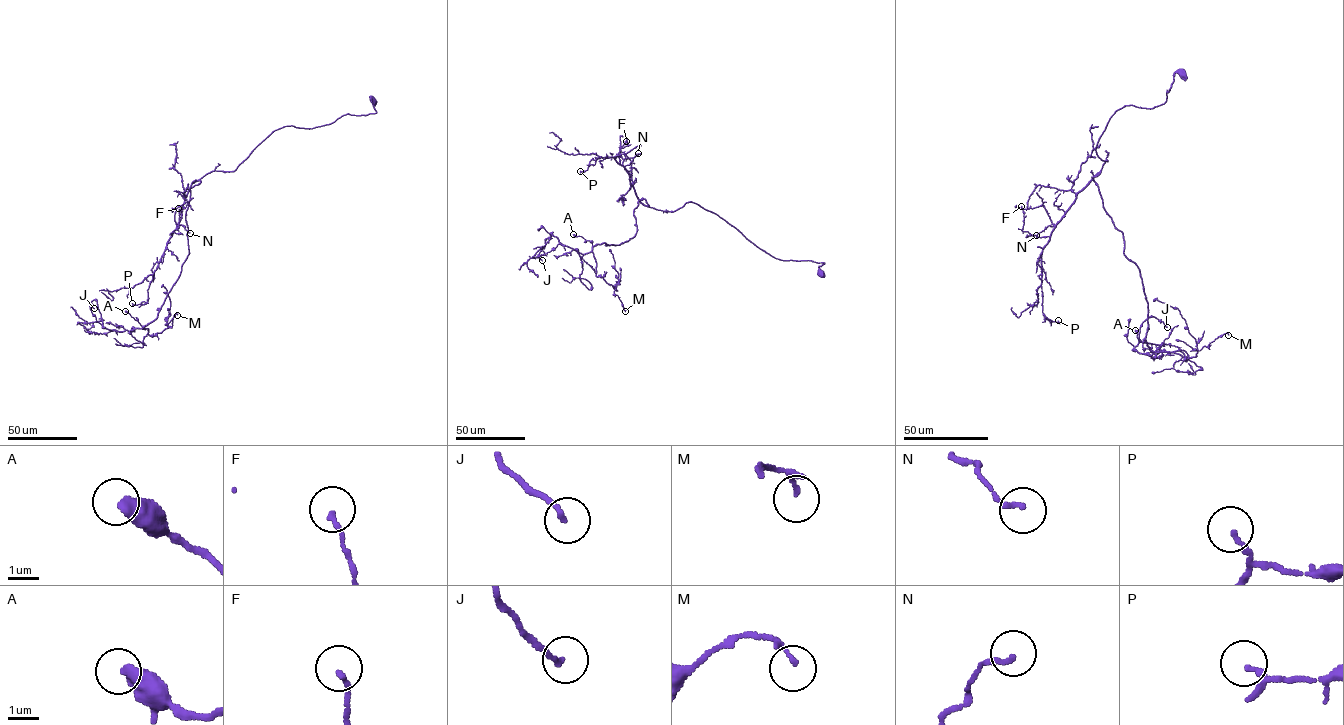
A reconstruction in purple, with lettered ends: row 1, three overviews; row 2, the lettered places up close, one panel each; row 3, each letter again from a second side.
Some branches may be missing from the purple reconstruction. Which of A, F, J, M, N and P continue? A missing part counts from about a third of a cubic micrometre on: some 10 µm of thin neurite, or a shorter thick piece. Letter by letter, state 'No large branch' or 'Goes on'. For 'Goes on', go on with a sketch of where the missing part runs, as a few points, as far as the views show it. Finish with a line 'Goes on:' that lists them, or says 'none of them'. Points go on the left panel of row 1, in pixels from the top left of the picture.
A: No large branch
F: No large branch
J: No large branch
M: No large branch
N: No large branch
P: No large branch
Goes on: none of them

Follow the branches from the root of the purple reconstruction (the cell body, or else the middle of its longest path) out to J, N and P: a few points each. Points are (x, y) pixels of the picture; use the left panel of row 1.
J: (373, 100), (375, 113), (277, 129), (234, 171), (192, 186), (189, 253), (144, 328), (110, 330), (94, 308)
N: (373, 100), (375, 113), (277, 129), (234, 171), (196, 180), (176, 225), (190, 233)
P: (373, 100), (375, 113), (277, 129), (234, 171), (211, 171), (194, 182), (147, 301), (132, 303)

